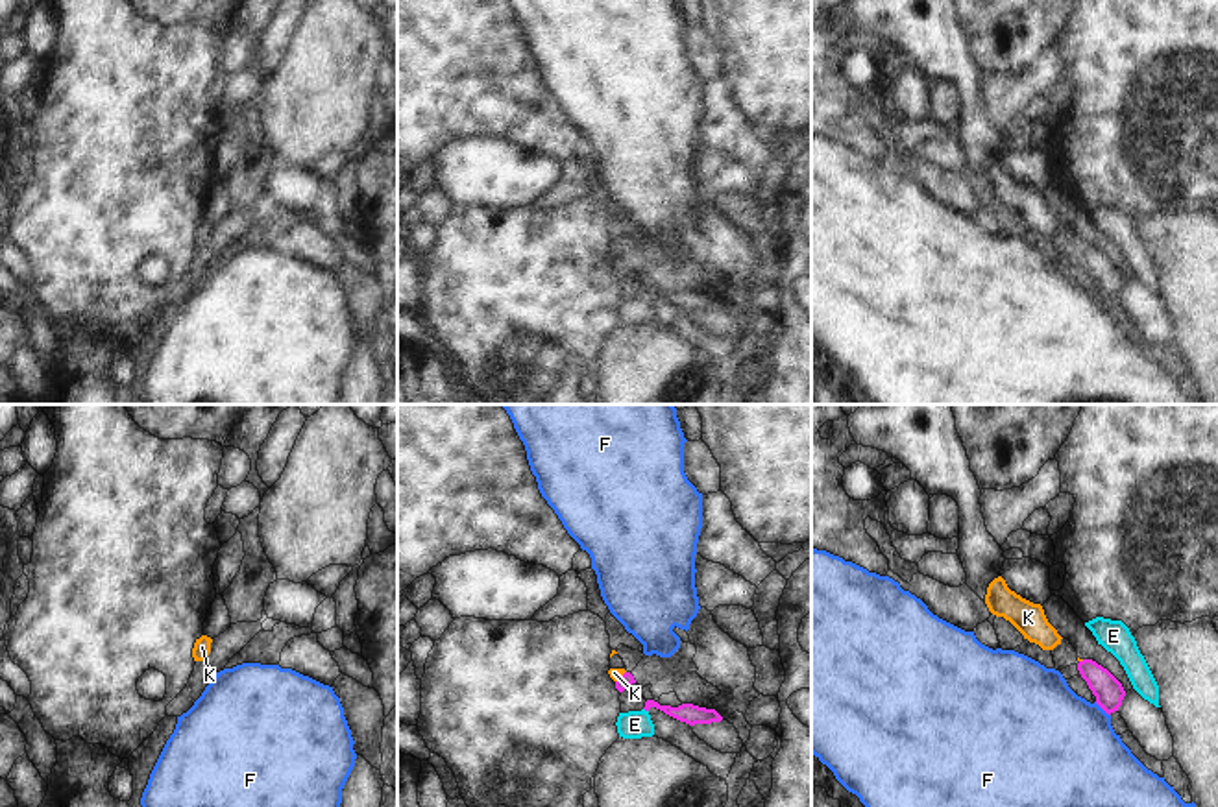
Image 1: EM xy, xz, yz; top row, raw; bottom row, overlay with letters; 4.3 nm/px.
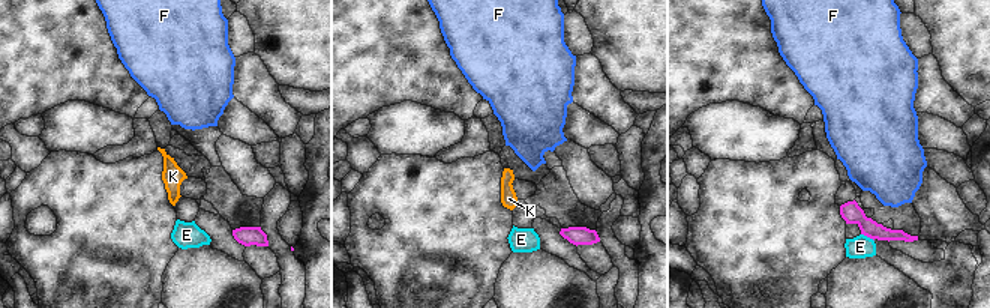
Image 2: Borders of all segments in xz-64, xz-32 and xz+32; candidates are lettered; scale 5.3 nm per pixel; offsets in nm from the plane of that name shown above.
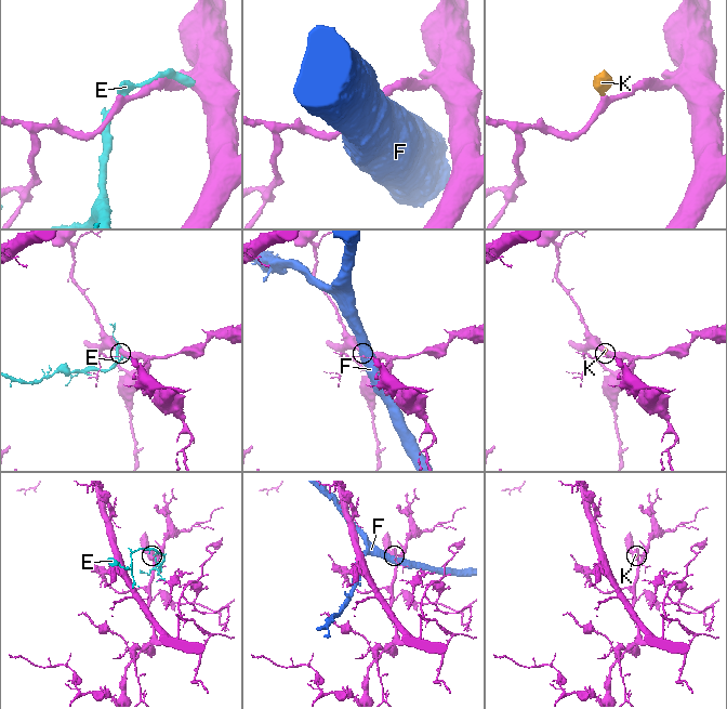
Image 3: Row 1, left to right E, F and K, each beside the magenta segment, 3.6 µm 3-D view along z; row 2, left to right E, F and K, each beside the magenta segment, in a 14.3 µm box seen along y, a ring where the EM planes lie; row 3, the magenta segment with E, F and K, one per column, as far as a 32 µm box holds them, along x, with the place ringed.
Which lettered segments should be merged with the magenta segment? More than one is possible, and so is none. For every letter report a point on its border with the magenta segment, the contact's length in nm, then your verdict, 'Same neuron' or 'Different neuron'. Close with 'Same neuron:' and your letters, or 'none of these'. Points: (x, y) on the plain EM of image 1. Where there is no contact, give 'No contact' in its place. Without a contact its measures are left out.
E: Touches magenta at xz (645, 296). Shared border 30 nm. Different neuron
F: Touches magenta at yz (1102, 294). Shared border 90 nm. Different neuron
K: Touches magenta at xz (621, 263). Shared border 70 nm. Same neuron
Same neuron: K.

